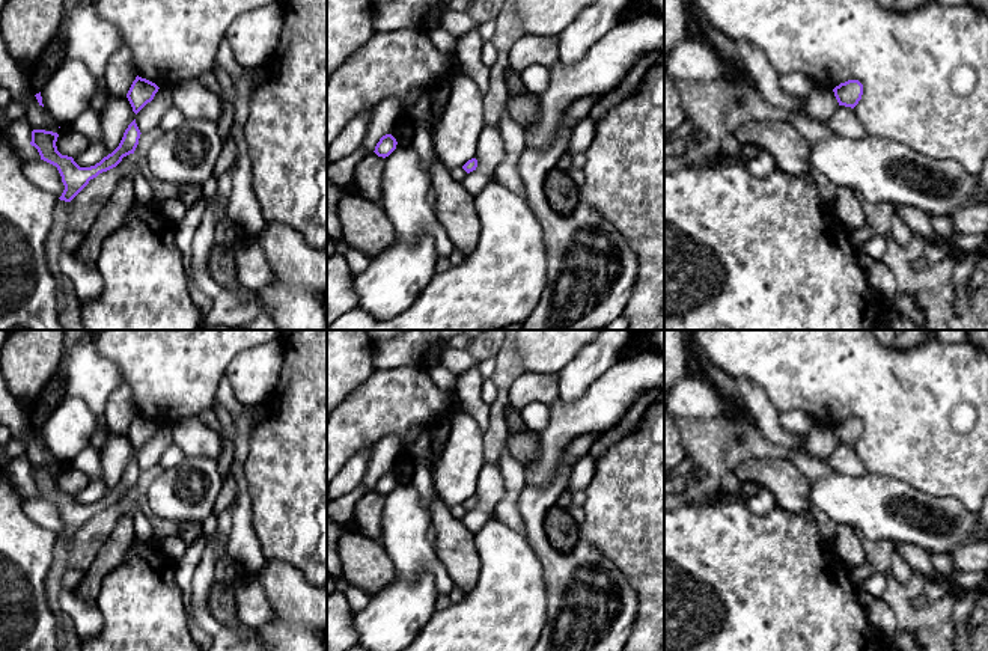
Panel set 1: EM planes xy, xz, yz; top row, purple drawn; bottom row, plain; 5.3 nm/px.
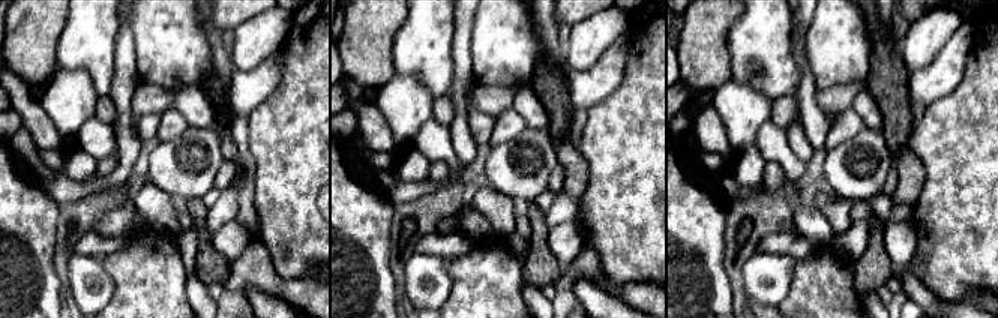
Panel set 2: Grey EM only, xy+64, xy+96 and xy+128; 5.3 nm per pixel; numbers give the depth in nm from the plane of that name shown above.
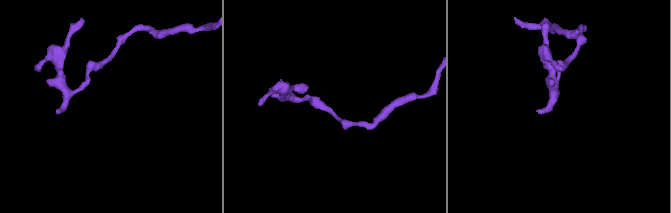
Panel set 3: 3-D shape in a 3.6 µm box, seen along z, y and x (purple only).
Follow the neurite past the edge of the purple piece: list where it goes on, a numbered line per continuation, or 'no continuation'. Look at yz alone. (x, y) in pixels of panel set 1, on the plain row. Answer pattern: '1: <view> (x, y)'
no continuation

